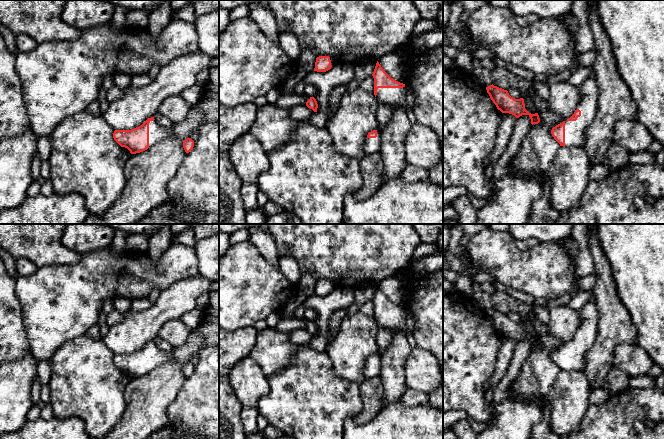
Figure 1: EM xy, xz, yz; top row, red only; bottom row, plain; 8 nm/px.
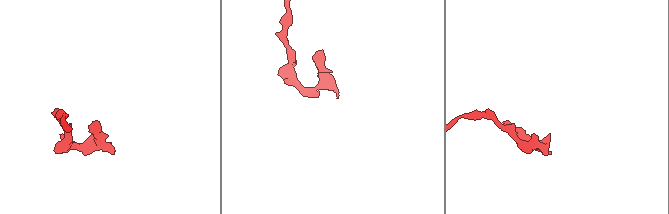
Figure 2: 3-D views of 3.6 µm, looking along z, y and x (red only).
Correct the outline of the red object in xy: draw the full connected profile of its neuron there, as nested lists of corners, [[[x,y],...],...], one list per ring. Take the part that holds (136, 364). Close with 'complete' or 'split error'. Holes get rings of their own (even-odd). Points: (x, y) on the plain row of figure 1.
[[[154,341],[148,342],[142,349],[131,354],[115,354],[114,364],[127,372],[131,378],[147,374],[149,371],[171,362],[171,351],[160,350]]]; split error

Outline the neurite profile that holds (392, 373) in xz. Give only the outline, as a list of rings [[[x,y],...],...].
[[[395,332],[381,356],[380,377],[384,385],[384,407],[400,402],[406,391],[405,361],[412,348],[406,334]]]

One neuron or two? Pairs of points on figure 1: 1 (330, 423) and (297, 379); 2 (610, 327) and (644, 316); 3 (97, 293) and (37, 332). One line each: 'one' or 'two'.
1: one
2: two
3: one

